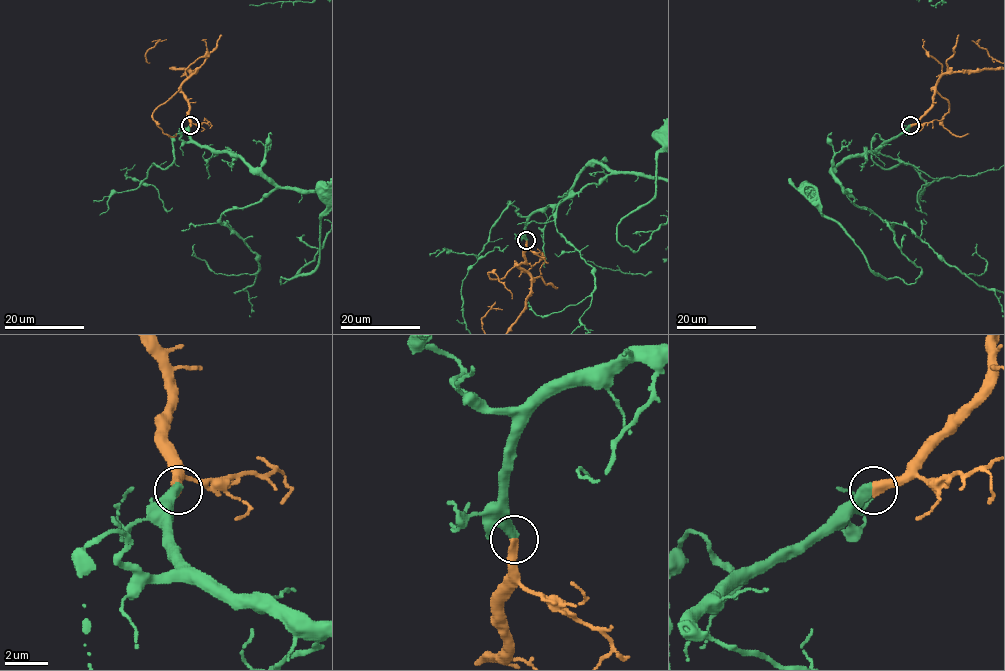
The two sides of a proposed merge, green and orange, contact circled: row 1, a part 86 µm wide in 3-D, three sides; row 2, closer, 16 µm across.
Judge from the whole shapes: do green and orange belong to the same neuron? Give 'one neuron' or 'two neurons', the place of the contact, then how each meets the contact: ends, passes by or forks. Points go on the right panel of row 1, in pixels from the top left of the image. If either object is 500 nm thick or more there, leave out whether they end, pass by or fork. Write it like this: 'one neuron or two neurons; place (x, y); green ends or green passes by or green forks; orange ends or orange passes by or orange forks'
one neuron; place (910, 125)

